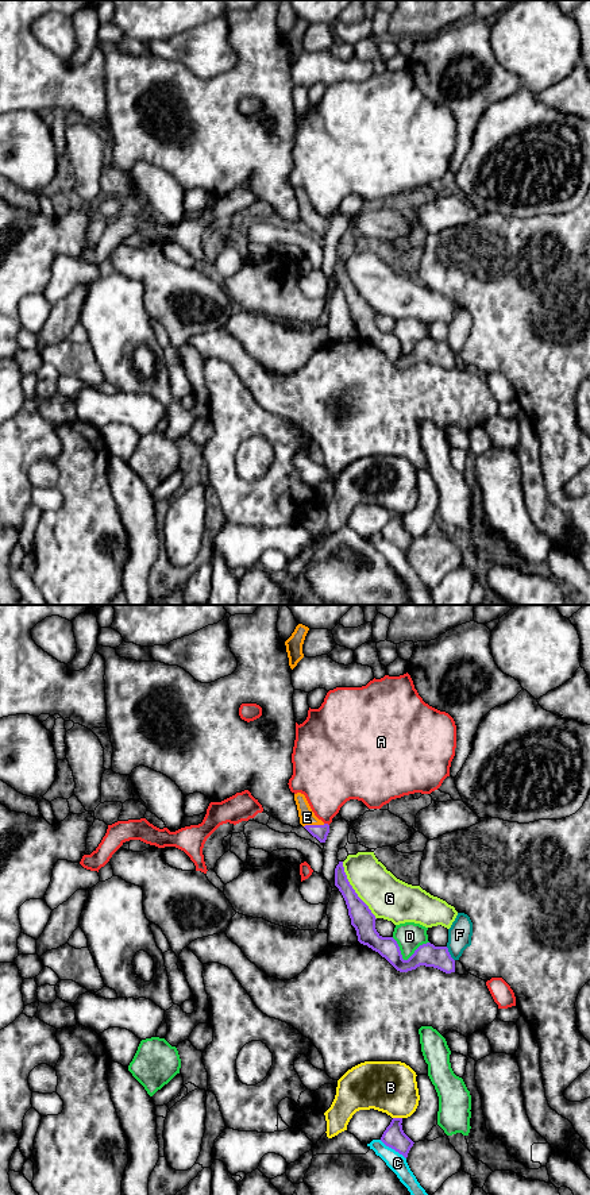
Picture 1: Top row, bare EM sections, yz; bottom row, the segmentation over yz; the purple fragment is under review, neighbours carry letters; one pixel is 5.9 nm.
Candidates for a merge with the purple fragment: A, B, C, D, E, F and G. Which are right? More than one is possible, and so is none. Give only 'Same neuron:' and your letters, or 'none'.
Same neuron: E

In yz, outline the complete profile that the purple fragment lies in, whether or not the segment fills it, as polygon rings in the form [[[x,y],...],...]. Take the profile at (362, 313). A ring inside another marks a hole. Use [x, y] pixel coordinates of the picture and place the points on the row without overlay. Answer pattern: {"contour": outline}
{"contour": [[[343,257],[335,263],[335,281],[342,288],[351,320],[356,325],[358,336],[385,352],[397,366],[408,367],[420,361],[433,362],[446,369],[455,367],[455,355],[447,342],[435,342],[431,338],[420,340],[414,348],[404,355],[400,342],[393,332],[382,332],[375,324],[375,311],[358,292],[344,267]]]}

